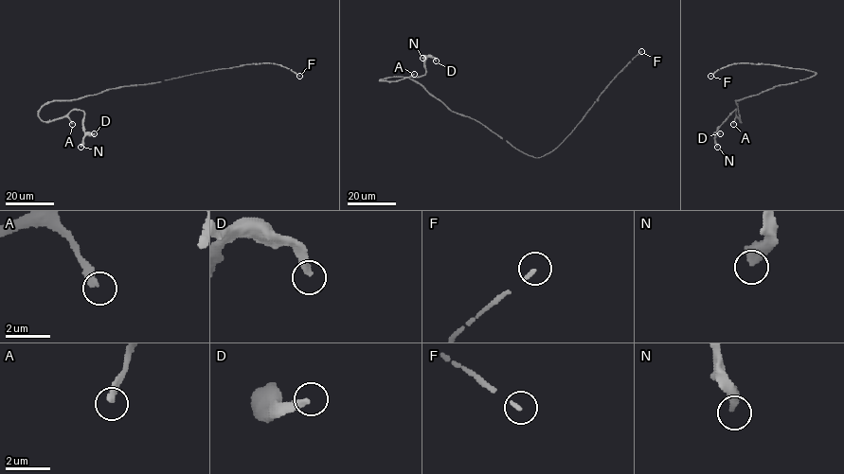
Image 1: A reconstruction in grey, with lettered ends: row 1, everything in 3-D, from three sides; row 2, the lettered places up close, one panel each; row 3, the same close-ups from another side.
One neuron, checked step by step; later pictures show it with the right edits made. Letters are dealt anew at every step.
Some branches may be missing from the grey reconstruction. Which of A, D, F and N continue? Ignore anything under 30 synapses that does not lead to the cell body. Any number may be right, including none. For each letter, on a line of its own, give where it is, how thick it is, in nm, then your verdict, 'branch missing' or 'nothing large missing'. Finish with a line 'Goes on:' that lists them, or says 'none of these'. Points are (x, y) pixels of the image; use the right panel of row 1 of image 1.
A: (733, 124) | 240 nm | branch missing
D: (720, 133) | 300 nm | nothing large missing
F: (710, 76) | 140 nm | branch missing
N: (717, 147) | 440 nm | nothing large missing
Goes on: A, F

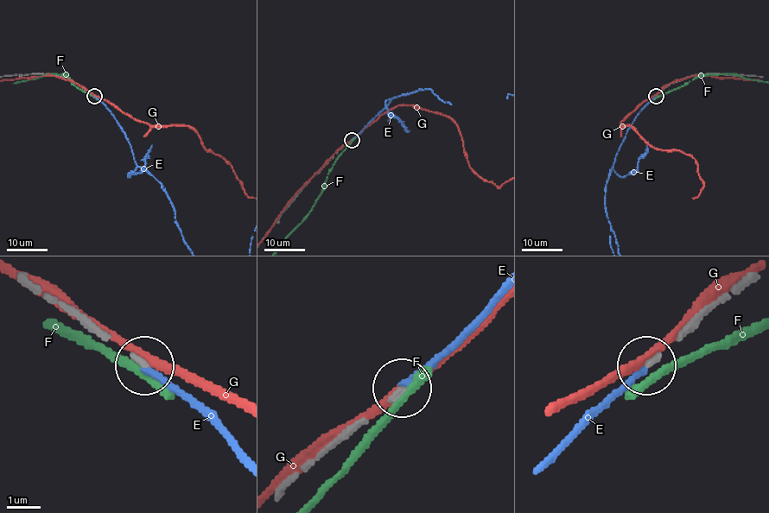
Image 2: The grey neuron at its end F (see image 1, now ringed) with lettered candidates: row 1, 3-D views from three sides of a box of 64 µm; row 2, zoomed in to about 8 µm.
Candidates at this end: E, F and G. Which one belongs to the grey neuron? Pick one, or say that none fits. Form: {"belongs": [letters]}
{"belongs": ["E"]}

